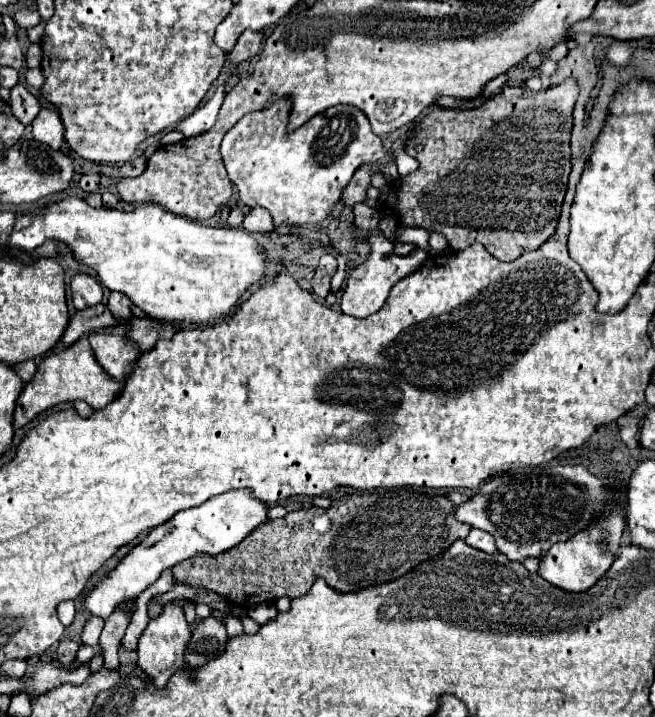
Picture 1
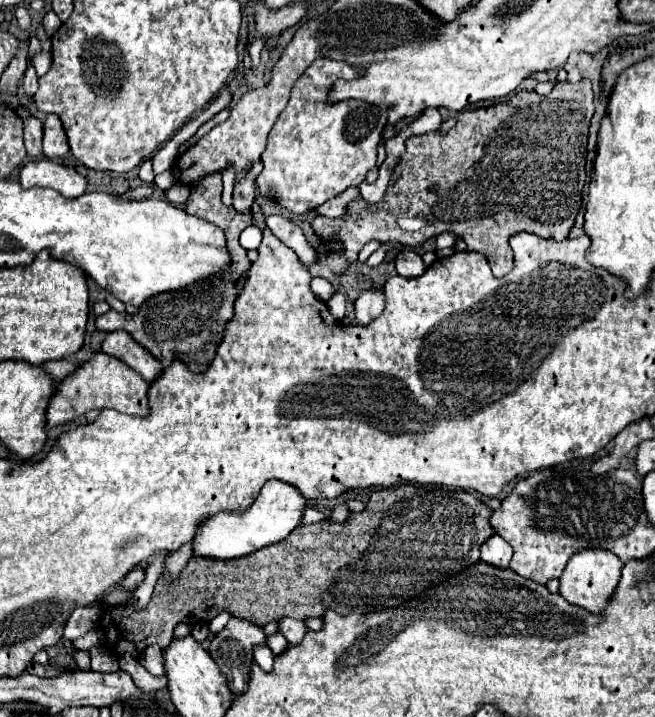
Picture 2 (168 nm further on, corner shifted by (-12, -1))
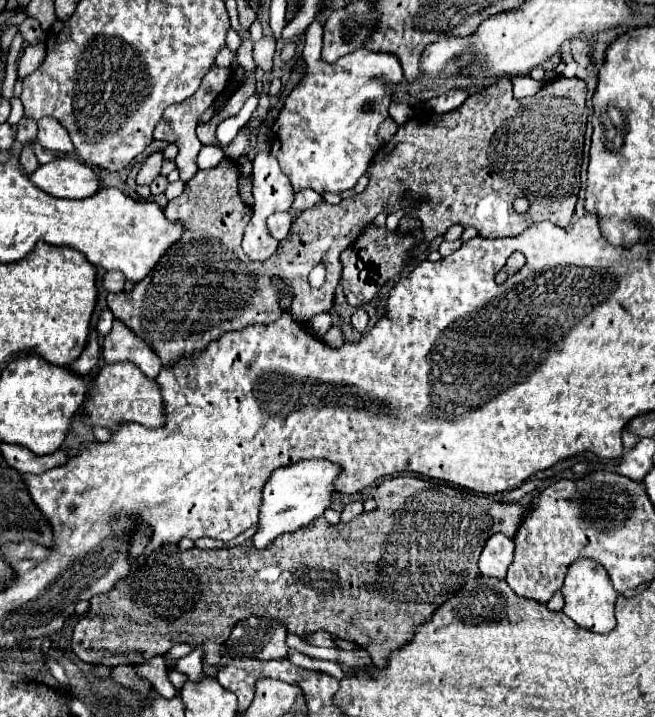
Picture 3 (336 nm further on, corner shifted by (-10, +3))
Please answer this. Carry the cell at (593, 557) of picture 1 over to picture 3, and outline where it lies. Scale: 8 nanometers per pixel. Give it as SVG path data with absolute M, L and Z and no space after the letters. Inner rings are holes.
M582 557L582 561L576 561L566 573L562 595L566 601L562 611L580 627L586 627L594 633L610 633L616 627L614 603L618 599L618 591L610 585L610 579L606 577L602 565L594 565L594 561L586 561L586 557Z

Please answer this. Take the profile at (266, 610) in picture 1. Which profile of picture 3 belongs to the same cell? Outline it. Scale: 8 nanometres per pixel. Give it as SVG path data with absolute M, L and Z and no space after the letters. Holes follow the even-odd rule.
M314 633L310 637L304 637L304 641L310 645L316 645L316 647L336 647L334 637L330 633Z

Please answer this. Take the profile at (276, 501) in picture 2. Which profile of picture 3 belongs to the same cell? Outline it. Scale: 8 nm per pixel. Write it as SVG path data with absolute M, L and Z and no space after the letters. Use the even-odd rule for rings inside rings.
M310 459L310 461L298 461L286 467L280 467L272 473L264 487L262 497L262 509L260 509L260 527L256 535L252 537L254 545L258 549L264 549L270 541L274 541L278 535L296 531L304 525L308 525L312 519L320 517L330 505L334 495L334 481L342 473L342 467L324 461L324 459Z

